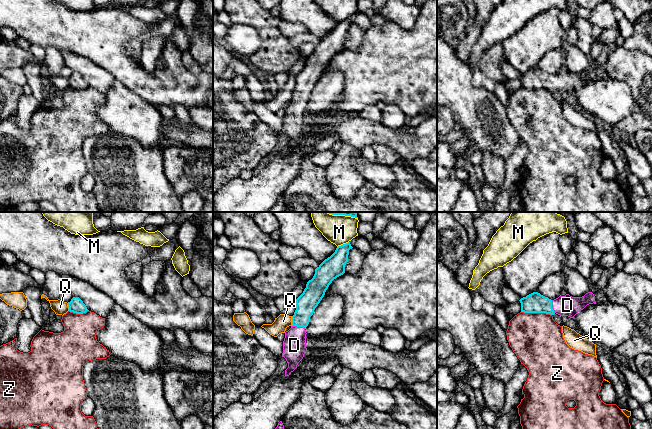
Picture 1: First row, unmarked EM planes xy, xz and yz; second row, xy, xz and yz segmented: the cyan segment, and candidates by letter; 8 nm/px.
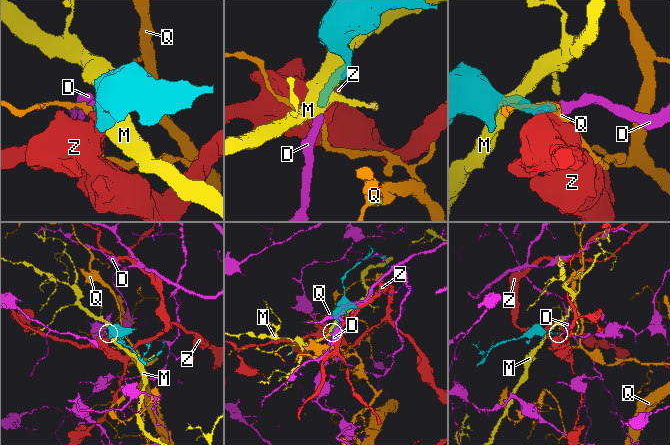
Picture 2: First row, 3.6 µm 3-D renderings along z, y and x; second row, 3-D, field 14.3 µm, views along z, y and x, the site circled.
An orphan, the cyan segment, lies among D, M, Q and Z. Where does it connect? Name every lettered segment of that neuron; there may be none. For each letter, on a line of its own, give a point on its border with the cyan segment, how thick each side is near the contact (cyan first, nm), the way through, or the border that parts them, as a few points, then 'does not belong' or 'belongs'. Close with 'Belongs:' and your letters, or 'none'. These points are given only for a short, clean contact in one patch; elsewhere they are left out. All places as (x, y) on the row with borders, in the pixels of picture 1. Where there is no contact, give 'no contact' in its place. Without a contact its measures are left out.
D: xz (298, 326) | 160/190 nm | across xz (306, 303), (298, 326), (294, 345) | belongs
M: xz (343, 244) | 180/240 nm | does not belong
Q: xz (292, 321) | 160/120 nm | along xz (291, 316), (292, 325) | does not belong
Z: yz (536, 312) | 160/420 nm | along yz (521, 311), (545, 312), (551, 315) | does not belong
Belongs: D

